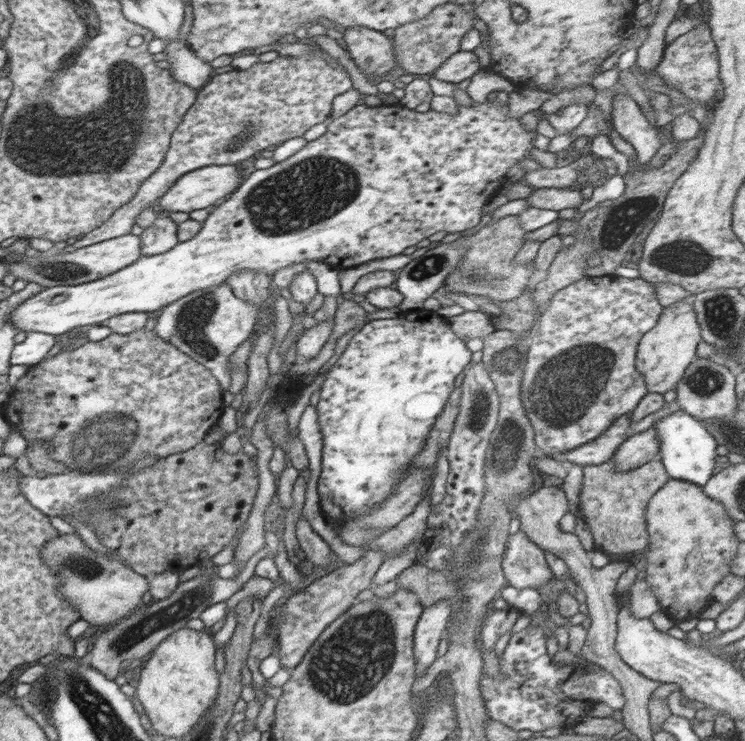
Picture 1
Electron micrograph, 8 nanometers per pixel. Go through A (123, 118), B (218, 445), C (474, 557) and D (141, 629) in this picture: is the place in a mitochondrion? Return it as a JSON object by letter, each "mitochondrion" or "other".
{"A":"mitochondrion","B":"other","C":"mitochondrion","D":"mitochondrion"}

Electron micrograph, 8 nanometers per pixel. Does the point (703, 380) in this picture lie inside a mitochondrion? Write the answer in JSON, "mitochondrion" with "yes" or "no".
{"mitochondrion":"yes"}

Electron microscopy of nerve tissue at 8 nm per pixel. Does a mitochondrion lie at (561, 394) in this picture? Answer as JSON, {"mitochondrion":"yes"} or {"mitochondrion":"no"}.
{"mitochondrion":"yes"}

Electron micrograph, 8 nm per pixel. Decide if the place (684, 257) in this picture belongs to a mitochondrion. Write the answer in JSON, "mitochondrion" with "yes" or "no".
{"mitochondrion":"yes"}

